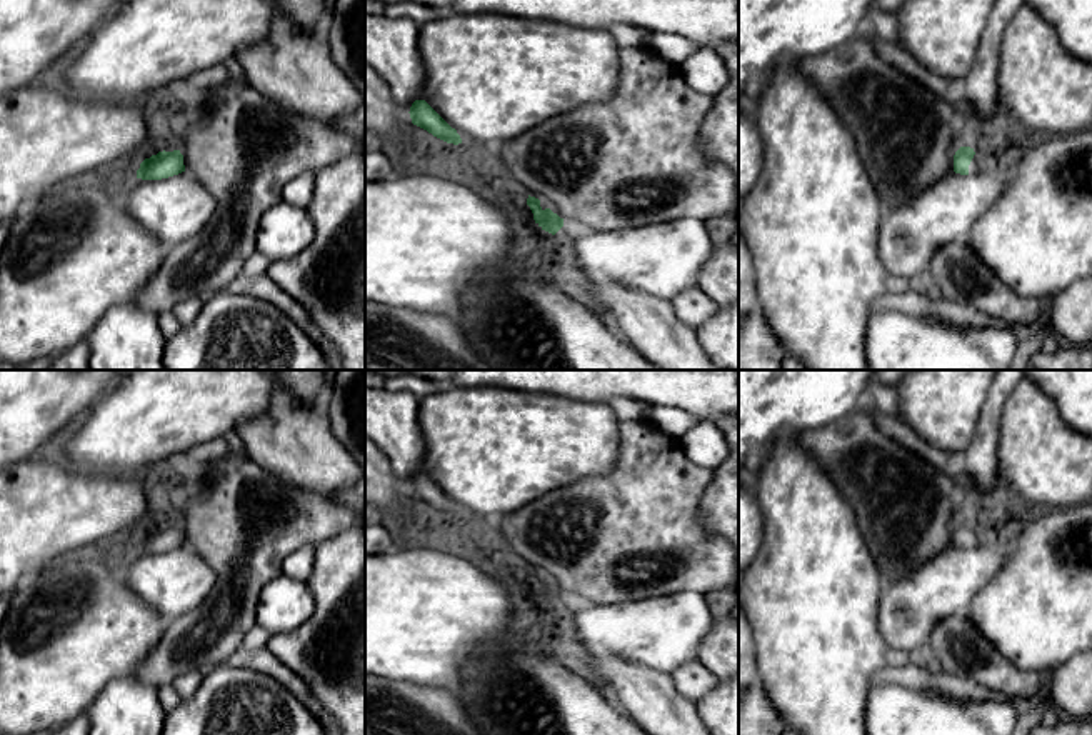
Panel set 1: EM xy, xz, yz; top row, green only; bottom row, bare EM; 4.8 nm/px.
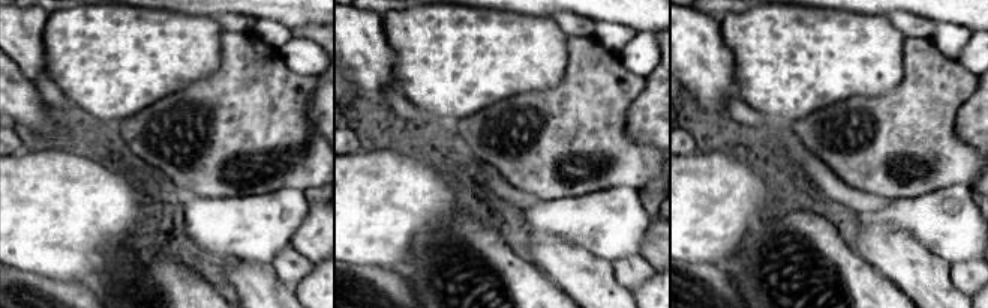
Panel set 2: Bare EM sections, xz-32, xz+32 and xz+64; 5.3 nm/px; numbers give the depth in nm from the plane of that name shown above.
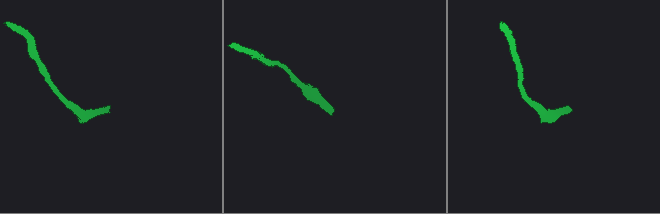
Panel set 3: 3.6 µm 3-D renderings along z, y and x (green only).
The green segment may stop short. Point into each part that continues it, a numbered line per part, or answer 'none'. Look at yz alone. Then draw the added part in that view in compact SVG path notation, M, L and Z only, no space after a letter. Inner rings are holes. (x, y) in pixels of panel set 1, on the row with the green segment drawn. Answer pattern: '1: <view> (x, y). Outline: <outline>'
1: yz (977, 162). Outline: M975 152L975 155L969 165L969 175L977 173L984 167L985 167L984 157L979 152Z

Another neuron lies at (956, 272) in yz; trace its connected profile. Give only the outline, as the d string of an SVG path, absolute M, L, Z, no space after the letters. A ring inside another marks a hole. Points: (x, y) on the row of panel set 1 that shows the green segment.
M967 240L940 247L930 260L925 282L935 293L972 305L977 312L1004 320L1010 328L1045 320L1042 302L1009 288Z

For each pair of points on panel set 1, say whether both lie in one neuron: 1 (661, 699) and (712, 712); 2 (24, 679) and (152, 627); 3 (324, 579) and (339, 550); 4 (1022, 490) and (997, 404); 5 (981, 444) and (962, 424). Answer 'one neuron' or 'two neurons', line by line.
1: two neurons
2: one neuron
3: one neuron
4: two neurons
5: two neurons

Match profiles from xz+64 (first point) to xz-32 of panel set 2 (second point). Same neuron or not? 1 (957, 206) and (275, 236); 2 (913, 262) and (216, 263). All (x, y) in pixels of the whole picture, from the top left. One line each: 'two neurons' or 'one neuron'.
1: one neuron
2: one neuron

